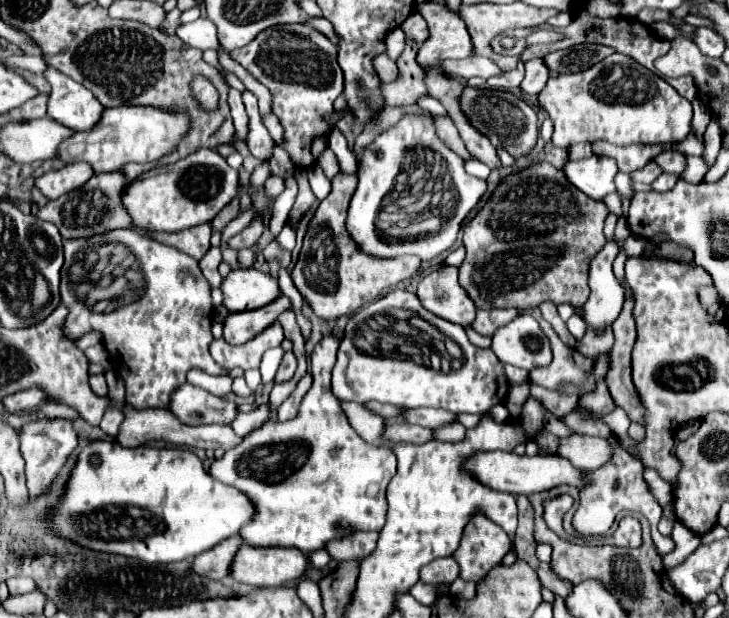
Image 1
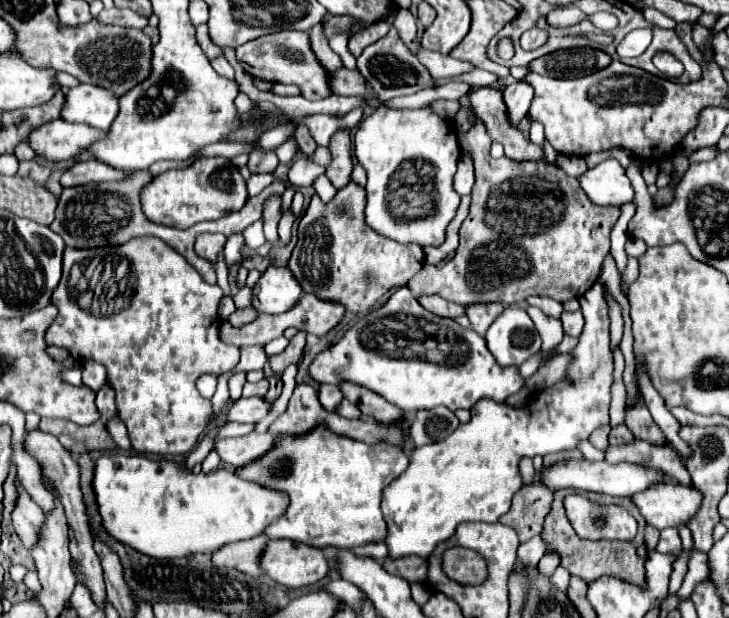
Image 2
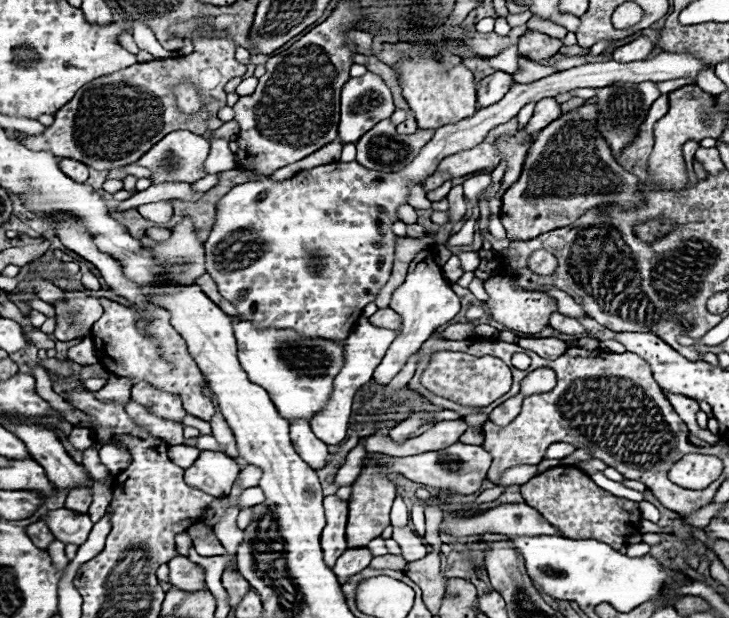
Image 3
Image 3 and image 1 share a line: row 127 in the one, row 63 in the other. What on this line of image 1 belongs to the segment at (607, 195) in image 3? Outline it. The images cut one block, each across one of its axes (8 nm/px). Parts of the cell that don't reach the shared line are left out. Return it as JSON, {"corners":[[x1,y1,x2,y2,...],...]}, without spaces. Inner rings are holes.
{"corners":[[584,42,578,46,570,46,566,50,556,50,548,56,544,56,546,66,550,66,550,70,554,72,562,72,562,74,570,74,570,72,580,72,586,70,598,62,602,62,606,56,614,54,616,50,612,50,610,46,604,44,594,44,594,42]]}

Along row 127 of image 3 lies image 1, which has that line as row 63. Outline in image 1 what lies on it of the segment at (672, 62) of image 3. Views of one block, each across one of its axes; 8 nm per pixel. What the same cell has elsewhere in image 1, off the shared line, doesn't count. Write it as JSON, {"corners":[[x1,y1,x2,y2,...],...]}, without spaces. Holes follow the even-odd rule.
{"corners":[[470,56,464,60,454,60,454,62,444,62,442,68,450,72,452,76,462,76,462,78,492,78,492,76,502,76,504,70,492,62,490,58,480,58,480,56]]}

